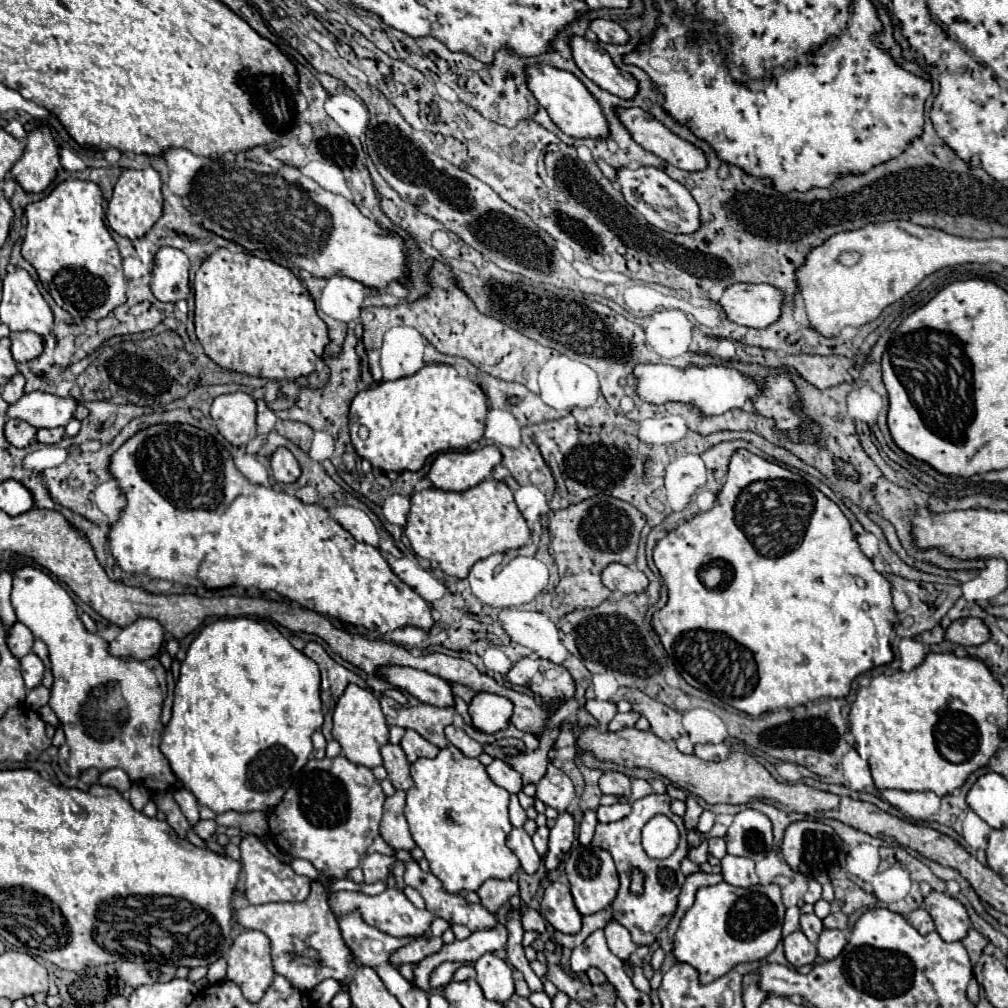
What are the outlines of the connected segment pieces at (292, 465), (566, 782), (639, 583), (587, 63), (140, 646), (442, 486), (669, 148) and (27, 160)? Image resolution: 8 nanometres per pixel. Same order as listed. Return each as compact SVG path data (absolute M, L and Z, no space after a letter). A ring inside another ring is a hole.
M277 448L277 452L271 454L271 470L273 470L273 478L281 484L291 484L301 474L295 456L287 448Z
M549 764L547 774L537 784L537 798L545 806L551 806L561 812L561 810L567 810L567 806L575 798L575 790L569 776Z
M609 564L603 570L603 584L613 592L617 590L623 594L631 594L631 592L645 592L649 586L649 580L641 570L633 566Z
M571 36L569 48L571 48L573 62L577 64L577 68L597 86L609 90L611 94L619 98L635 96L637 92L635 78L615 68L609 54L597 42L589 42L583 36Z
M141 618L135 620L131 626L121 628L119 636L109 642L109 654L121 658L135 658L147 660L155 656L165 642L163 626L157 620Z
M485 446L473 452L441 452L429 472L427 480L439 490L467 490L491 476L493 466L501 462L501 452L495 446Z
M617 108L617 118L641 148L657 154L665 162L683 170L703 170L707 166L699 148L681 140L641 108Z
M39 126L27 134L23 156L11 168L11 176L25 192L43 192L55 178L59 168L59 148L47 126Z

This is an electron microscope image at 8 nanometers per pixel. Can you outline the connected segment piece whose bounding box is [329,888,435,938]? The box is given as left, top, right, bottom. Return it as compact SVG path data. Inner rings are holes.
M397 888L385 890L385 892L377 894L377 896L365 896L361 892L349 892L349 890L329 892L329 906L331 906L331 910L333 910L337 920L341 920L341 916L345 916L345 912L353 912L353 908L357 908L357 912L361 912L361 918L369 926L373 926L373 928L377 928L377 930L381 930L381 932L385 932L389 936L397 936L397 938L405 938L405 936L415 938L415 936L425 934L429 930L431 920L435 918L429 910L415 908L407 900L407 896L401 890L397 890Z

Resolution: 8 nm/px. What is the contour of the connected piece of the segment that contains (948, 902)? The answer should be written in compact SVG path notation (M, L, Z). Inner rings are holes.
M931 892L923 900L923 908L931 914L937 934L945 942L957 942L967 936L971 928L971 920L965 906L957 898L941 892Z

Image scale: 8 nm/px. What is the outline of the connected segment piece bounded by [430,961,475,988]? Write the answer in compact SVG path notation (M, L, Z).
M453 961L453 962L444 962L441 965L439 965L433 971L433 974L431 974L430 977L431 987L436 988L441 985L449 983L453 977L455 970L463 964L474 966L475 962Z

